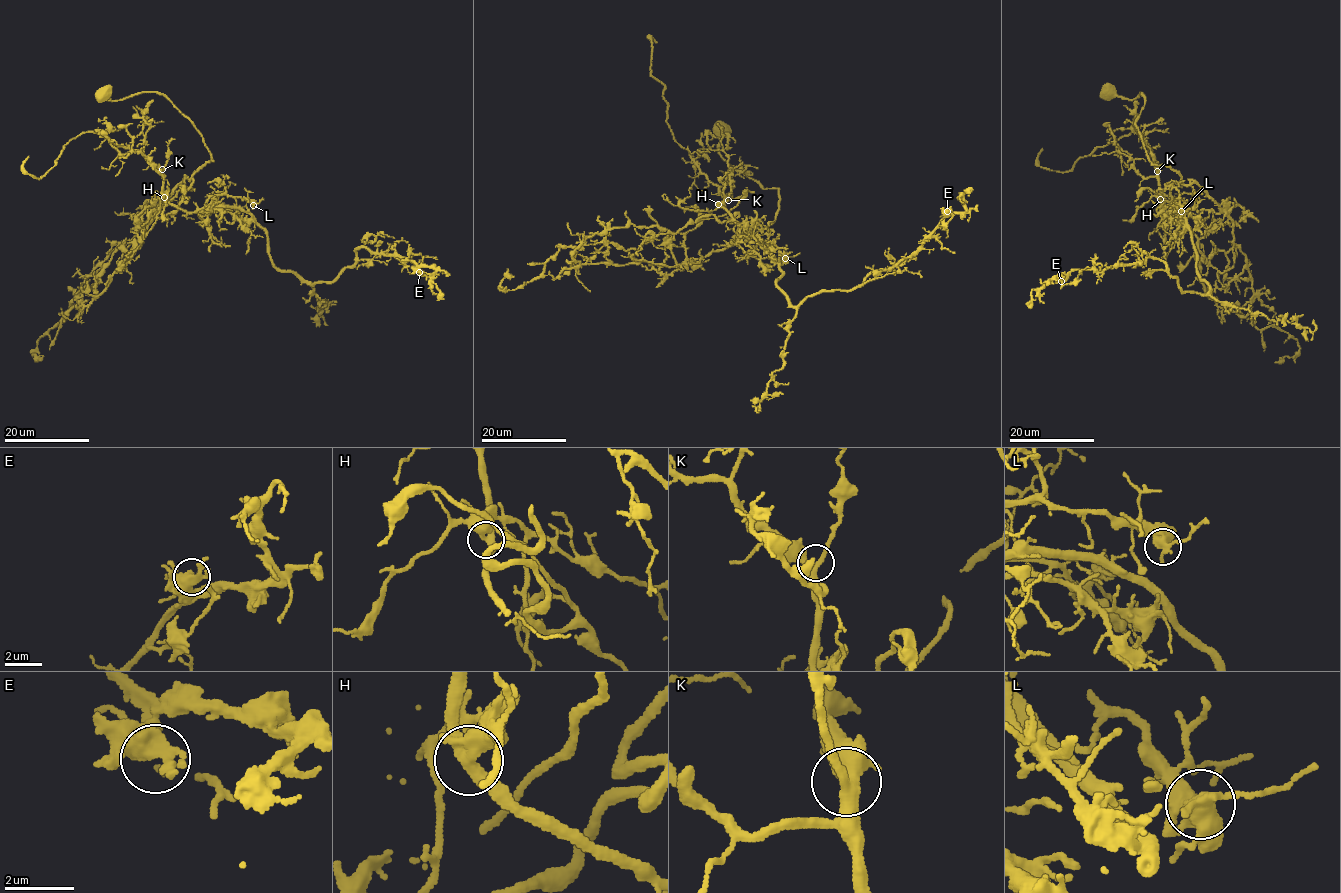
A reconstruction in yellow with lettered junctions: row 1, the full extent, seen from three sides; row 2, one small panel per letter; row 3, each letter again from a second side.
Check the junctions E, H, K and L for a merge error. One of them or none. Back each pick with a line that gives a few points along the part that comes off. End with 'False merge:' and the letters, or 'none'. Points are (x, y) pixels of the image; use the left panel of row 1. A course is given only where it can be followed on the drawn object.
H: course (163, 197), (250, 218), (272, 264), (309, 282), (332, 282), (360, 247), (432, 266), (437, 300)
False merge: H

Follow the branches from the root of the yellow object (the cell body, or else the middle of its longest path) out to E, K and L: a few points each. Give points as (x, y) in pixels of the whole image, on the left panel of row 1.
E: (100, 95), (160, 92), (210, 153), (146, 207), (165, 193), (250, 218), (311, 284), (360, 247), (419, 272)
K: (100, 95), (160, 92), (191, 120), (213, 161), (146, 207), (165, 194), (162, 169)
L: (100, 95), (160, 92), (210, 153), (213, 161), (146, 207), (165, 193), (188, 212), (218, 194), (253, 205)

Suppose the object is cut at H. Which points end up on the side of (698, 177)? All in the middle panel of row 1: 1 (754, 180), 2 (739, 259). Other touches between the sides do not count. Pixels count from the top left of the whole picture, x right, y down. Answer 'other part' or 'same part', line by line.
1: other part
2: same part

